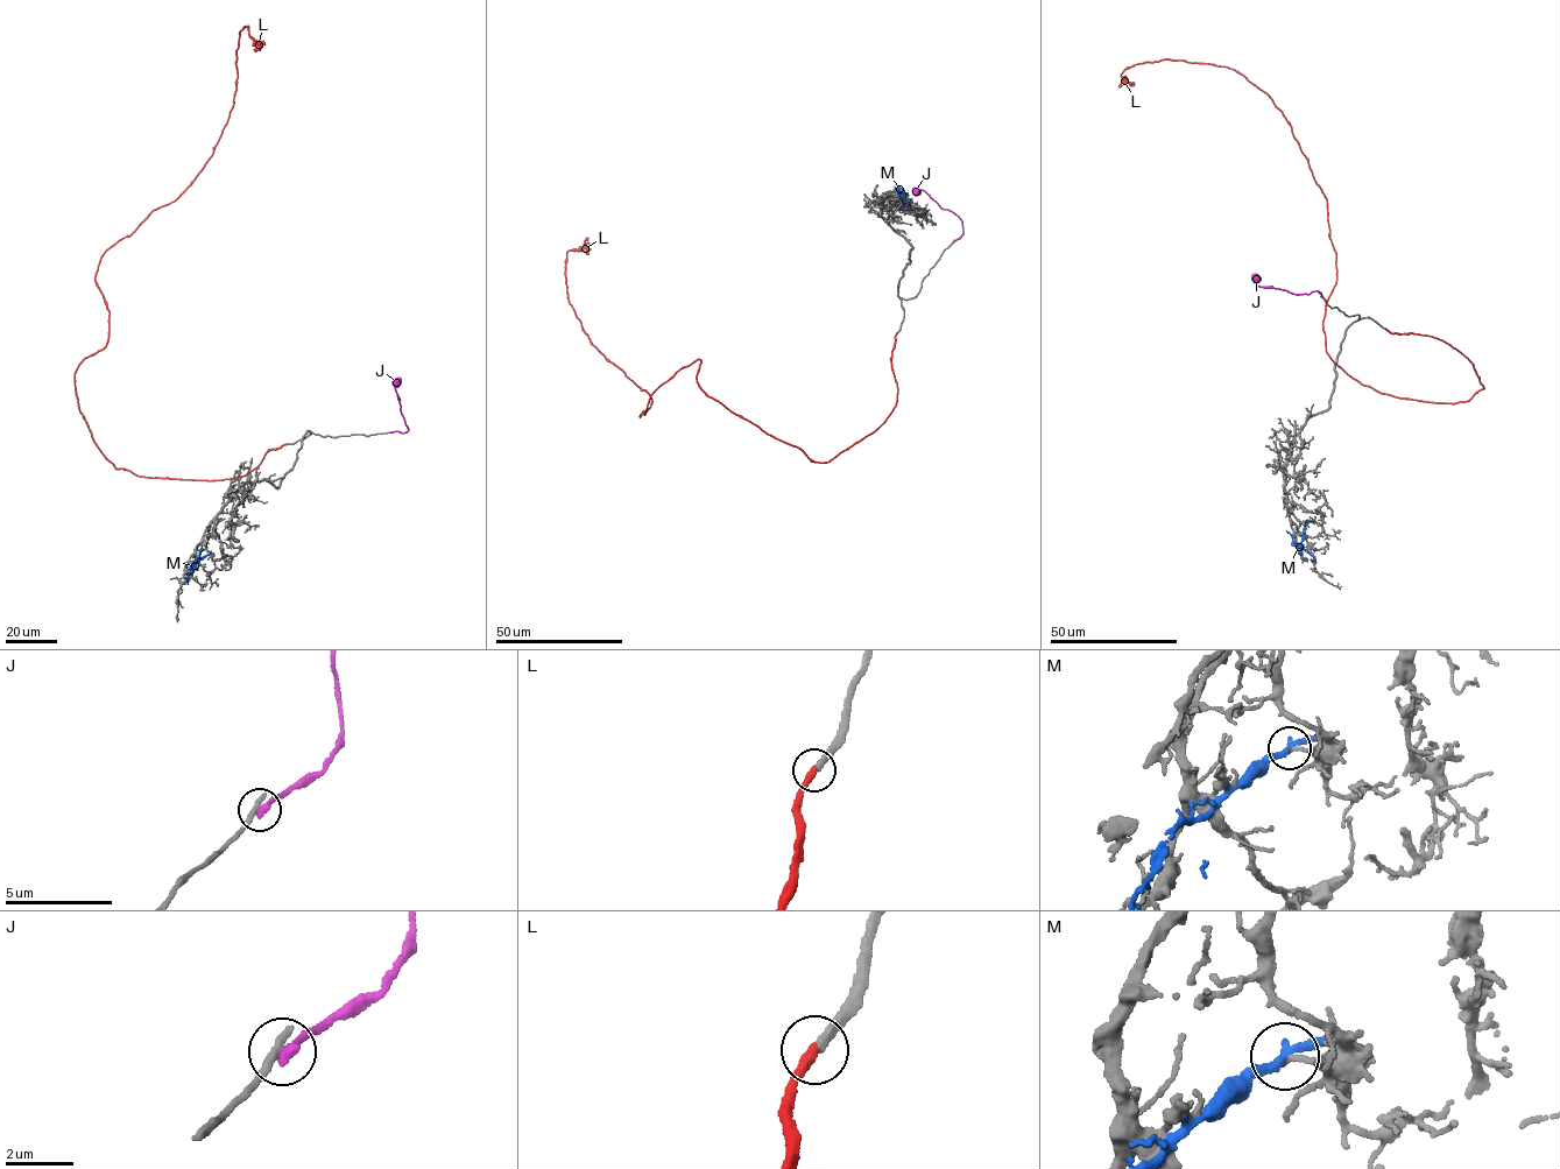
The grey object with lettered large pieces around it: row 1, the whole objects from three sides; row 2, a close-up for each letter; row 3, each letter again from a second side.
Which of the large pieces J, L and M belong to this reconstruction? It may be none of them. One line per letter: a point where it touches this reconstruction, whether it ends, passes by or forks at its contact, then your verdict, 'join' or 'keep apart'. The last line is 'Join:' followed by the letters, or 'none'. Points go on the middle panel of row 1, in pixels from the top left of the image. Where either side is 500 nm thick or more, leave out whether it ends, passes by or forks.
J: contact (953, 241); it ends; keep apart
L: contact (897, 332); it ends; join
M: contact (904, 204); it passes by; keep apart
Join: L

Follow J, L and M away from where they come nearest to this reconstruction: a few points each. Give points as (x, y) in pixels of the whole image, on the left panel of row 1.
J: (392, 431), (408, 430), (395, 388), (400, 378)
L: (287, 444), (140, 477), (75, 382), (107, 339), (101, 255), (192, 182), (245, 26), (260, 48)
M: (207, 555), (193, 568), (203, 548)

